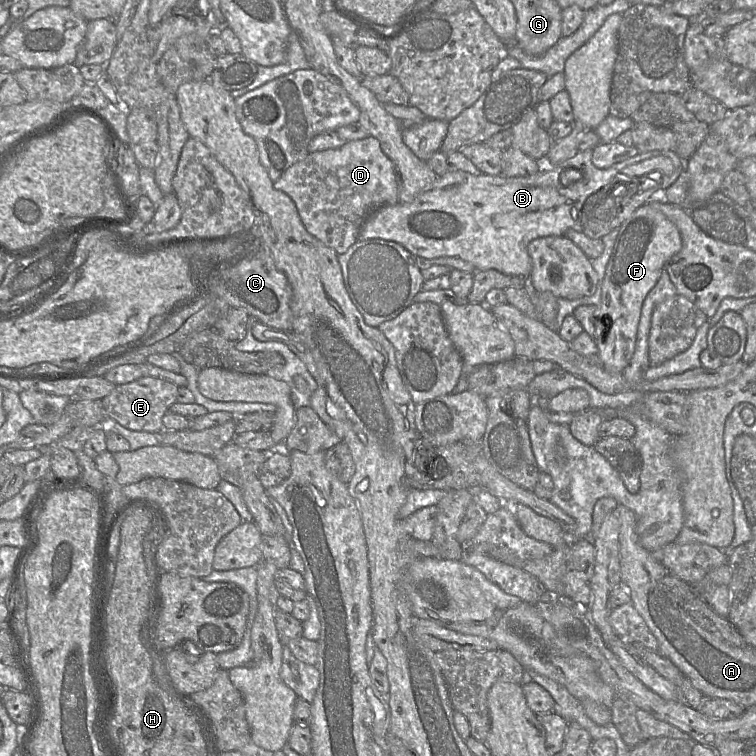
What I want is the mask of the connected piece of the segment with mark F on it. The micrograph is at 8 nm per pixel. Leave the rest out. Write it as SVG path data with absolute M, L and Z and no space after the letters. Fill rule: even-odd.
M646 203L640 206L621 225L602 283L601 301L595 317L604 318L607 336L594 339L603 367L614 373L623 373L636 345L637 330L643 302L656 285L666 262L682 248L682 237L660 210Z

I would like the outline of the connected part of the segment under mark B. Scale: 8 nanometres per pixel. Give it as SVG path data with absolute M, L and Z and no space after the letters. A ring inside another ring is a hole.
M588 149L588 150L585 150L585 151L578 151L577 154L574 157L572 157L572 158L564 161L564 162L562 162L559 165L556 165L556 166L543 166L543 168L539 172L537 172L536 174L529 175L529 176L523 176L523 177L505 177L503 175L491 176L491 175L484 174L484 173L481 173L479 175L473 175L473 174L470 174L470 173L464 172L464 171L454 171L454 172L446 173L445 175L443 175L441 177L438 177L438 180L436 181L435 185L431 189L429 189L429 190L421 193L413 202L410 202L410 203L398 202L397 204L394 204L394 205L384 205L384 206L381 206L381 207L375 209L373 212L371 212L369 214L369 216L365 219L365 221L363 222L363 224L362 224L362 226L360 228L358 240L384 239L384 240L393 241L393 242L397 242L397 243L401 244L402 246L404 246L407 250L409 250L412 254L414 254L417 257L427 258L427 259L433 259L433 258L438 258L438 257L458 257L458 258L461 258L461 259L463 259L463 260L465 260L467 262L472 263L474 265L474 267L476 268L477 271L485 271L485 270L489 270L489 269L495 269L495 270L497 270L497 271L499 271L501 273L507 274L507 275L522 276L522 277L529 278L531 270L532 270L532 260L531 260L531 258L530 258L530 256L528 254L528 250L527 250L528 244L531 241L533 241L535 239L538 239L538 238L541 238L541 237L547 237L547 236L564 236L565 233L566 233L566 231L569 230L569 229L573 229L573 230L576 230L578 232L583 232L586 222L580 221L579 204L584 204L585 205L584 206L584 210L588 211L589 207L590 207L590 203L592 204L593 200L596 201L598 199L599 202L596 203L595 205L593 205L594 209L595 210L603 210L603 209L598 209L598 208L599 208L600 204L603 204L608 199L611 191L613 191L615 183L617 183L617 182L630 182L629 185L632 188L631 198L633 198L636 195L644 194L646 192L649 192L650 194L656 193L656 192L664 192L670 185L672 185L676 181L676 179L679 177L679 175L682 172L682 170L685 168L685 161L682 161L680 159L680 157L673 150L653 150L653 151L649 151L649 152L643 152L643 153L639 152L637 155L635 155L635 156L633 156L631 158L628 158L628 159L622 161L622 162L616 163L616 164L614 164L613 166L611 166L610 168L607 168L607 169L599 169L599 168L597 168L597 167L594 166L594 164L592 163L592 153L593 153L593 149ZM657 156L666 156L666 157L668 157L672 161L672 164L673 164L673 172L669 176L662 177L660 179L660 184L659 185L657 185L657 186L655 186L653 188L647 189L647 190L643 190L643 189L640 189L639 186L636 183L633 182L633 179L636 179L635 177L627 177L627 176L623 176L621 174L621 171L624 168L626 168L626 167L628 167L630 165L639 163L639 162L641 162L643 160L650 159L650 158L657 157ZM567 169L573 169L573 170L568 170L568 171L570 173L574 173L575 174L575 180L576 180L577 175L579 175L579 173L583 177L582 177L581 180L578 180L576 182L572 182L572 183L568 184L567 187L565 187L560 182L560 176L561 176L561 173L563 171L567 170Z

